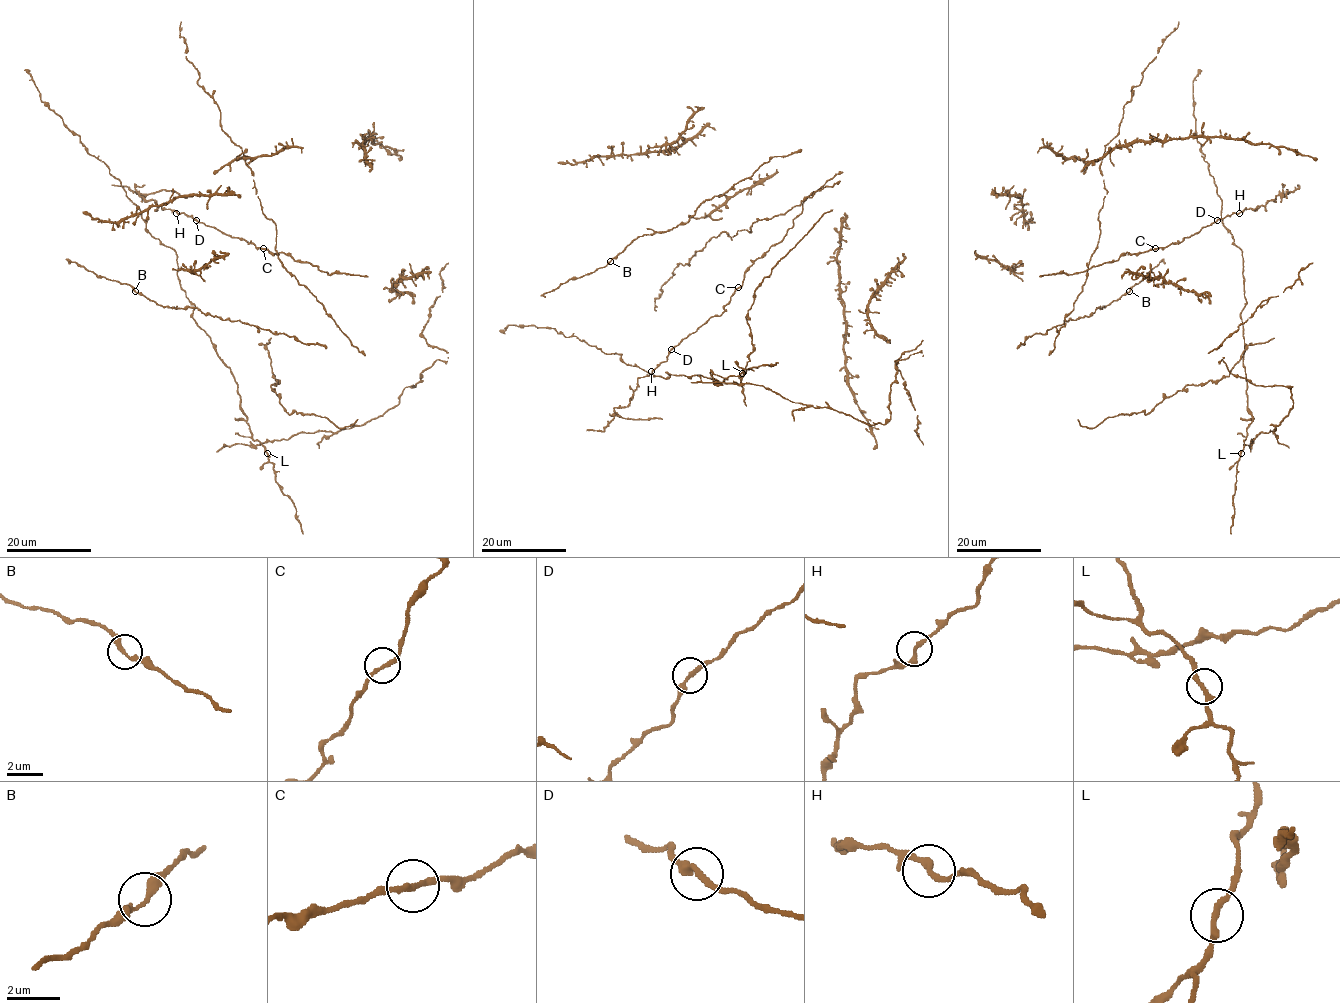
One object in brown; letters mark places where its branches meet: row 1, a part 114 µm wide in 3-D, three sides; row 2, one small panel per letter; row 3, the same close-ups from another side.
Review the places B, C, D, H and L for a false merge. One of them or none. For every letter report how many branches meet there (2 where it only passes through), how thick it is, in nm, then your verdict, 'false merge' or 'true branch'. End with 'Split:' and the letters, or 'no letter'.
B: 2 | 240 nm | true branch
C: 2 | 200 nm | true branch
D: 2 | 200 nm | true branch
H: 2 | 240 nm | false merge
L: 2 | 240 nm | true branch
Split: H

